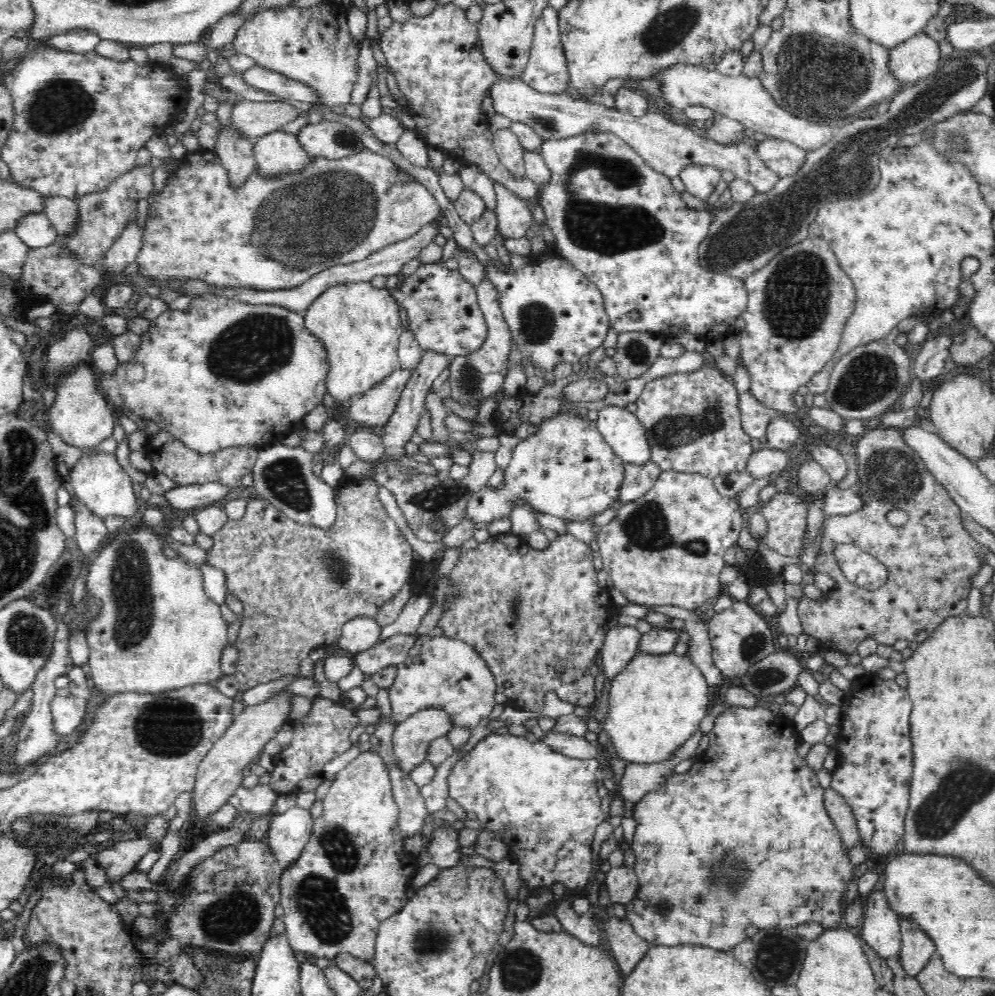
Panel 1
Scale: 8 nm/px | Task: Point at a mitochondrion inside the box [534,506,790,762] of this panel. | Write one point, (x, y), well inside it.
(753, 645)

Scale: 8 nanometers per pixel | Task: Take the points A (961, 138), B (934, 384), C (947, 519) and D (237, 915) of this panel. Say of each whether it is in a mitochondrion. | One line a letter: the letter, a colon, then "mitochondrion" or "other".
A: mitochondrion
B: other
C: other
D: mitochondrion

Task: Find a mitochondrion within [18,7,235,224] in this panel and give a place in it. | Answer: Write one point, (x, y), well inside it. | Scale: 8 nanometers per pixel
(59, 106)

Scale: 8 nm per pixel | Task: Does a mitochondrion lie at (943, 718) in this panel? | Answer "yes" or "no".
no

